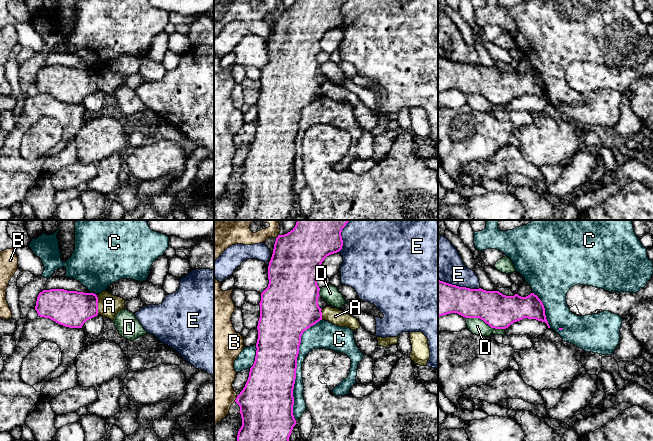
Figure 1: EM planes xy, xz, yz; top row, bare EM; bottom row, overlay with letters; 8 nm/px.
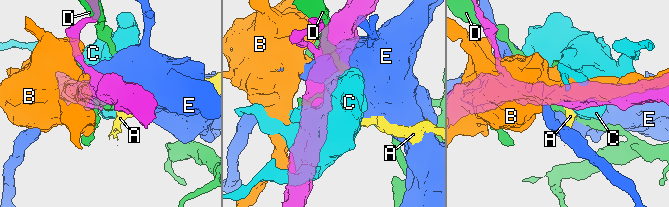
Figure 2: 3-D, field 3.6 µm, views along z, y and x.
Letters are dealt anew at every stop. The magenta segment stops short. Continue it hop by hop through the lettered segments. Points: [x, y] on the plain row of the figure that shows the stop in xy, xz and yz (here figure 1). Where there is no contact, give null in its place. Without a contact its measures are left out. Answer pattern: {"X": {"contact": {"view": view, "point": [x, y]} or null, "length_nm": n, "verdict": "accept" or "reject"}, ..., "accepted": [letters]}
{"A": {"contact": {"view": "xy", "point": [97, 81]}, "length_nm": 140, "verdict": "reject"}, "B": {"contact": {"view": "xz", "point": [236, 175]}, "length_nm": 50, "verdict": "reject"}, "C": {"contact": {"view": "xz", "point": [296, 143]}, "length_nm": 850, "verdict": "reject"}, "D": {"contact": {"view": "yz", "point": [485, 98]}, "length_nm": 320, "verdict": "reject"}, "E": {"contact": {"view": "yz", "point": [458, 62]}, "length_nm": 340, "verdict": "reject"}, "accepted": []}

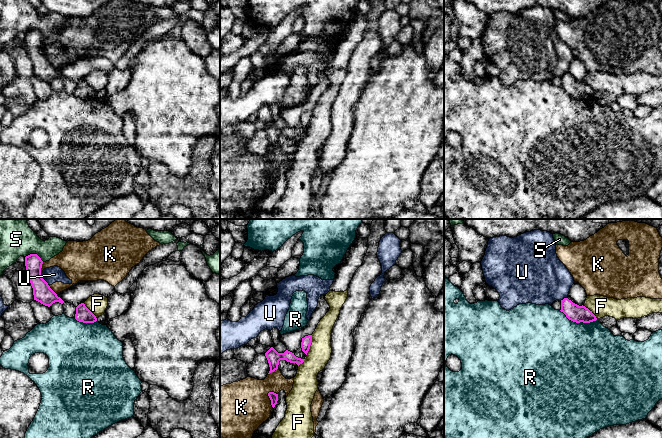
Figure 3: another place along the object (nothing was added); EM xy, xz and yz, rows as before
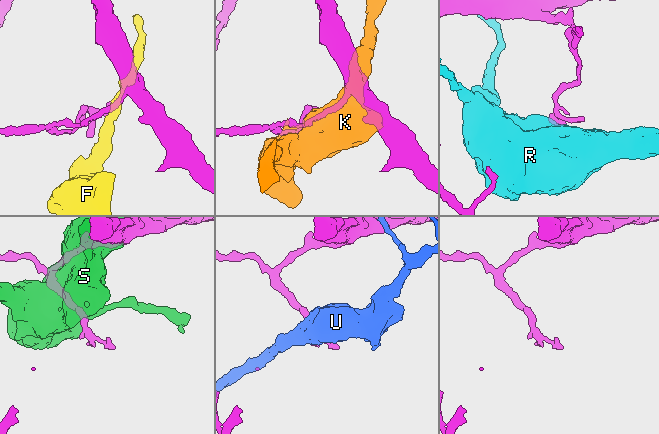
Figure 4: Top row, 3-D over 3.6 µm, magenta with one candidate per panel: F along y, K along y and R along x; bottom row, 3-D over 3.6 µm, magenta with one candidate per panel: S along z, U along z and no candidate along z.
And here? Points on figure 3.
{"F": {"contact": {"view": "xz", "point": [310, 120]}, "length_nm": 170, "verdict": "reject"}, "K": {"contact": {"view": "xz", "point": [270, 175]}, "length_nm": 140, "verdict": "reject"}, "R": {"contact": {"view": "yz", "point": [578, 98]}, "length_nm": 320, "verdict": "reject"}, "S": {"contact": {"view": "xy", "point": [34, 30]}, "length_nm": 160, "verdict": "reject"}, "U": {"contact": {"view": "xy", "point": [44, 56]}, "length_nm": 110, "verdict": "reject"}, "accepted": []}

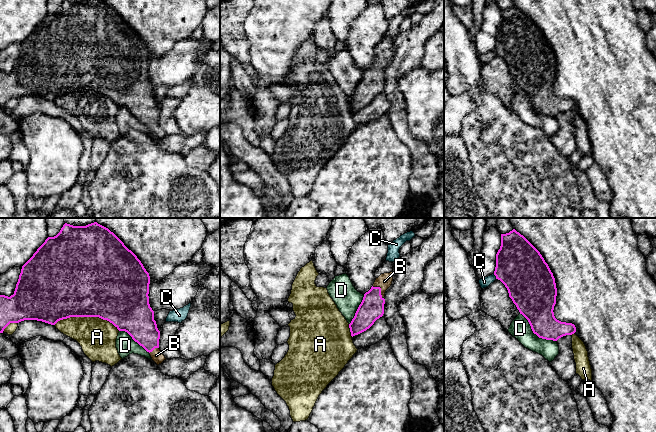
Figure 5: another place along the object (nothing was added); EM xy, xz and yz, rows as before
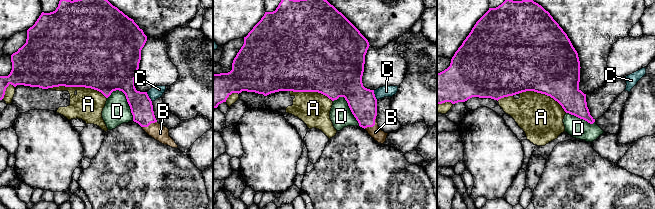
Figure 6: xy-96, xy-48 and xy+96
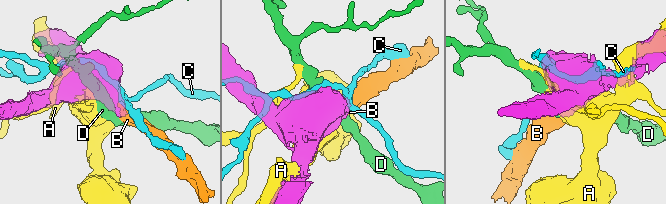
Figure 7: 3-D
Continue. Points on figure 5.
{"A": {"contact": {"view": "xy", "point": [87, 92]}, "length_nm": 550, "verdict": "reject"}, "B": {"contact": {"view": "xz", "point": [380, 65]}, "length_nm": 140, "verdict": "accept"}, "C": {"contact": {"view": "yz", "point": [495, 51]}, "length_nm": 50, "verdict": "reject"}, "D": {"contact": {"view": "yz", "point": [535, 109]}, "length_nm": 360, "verdict": "reject"}, "accepted": ["B"]}

